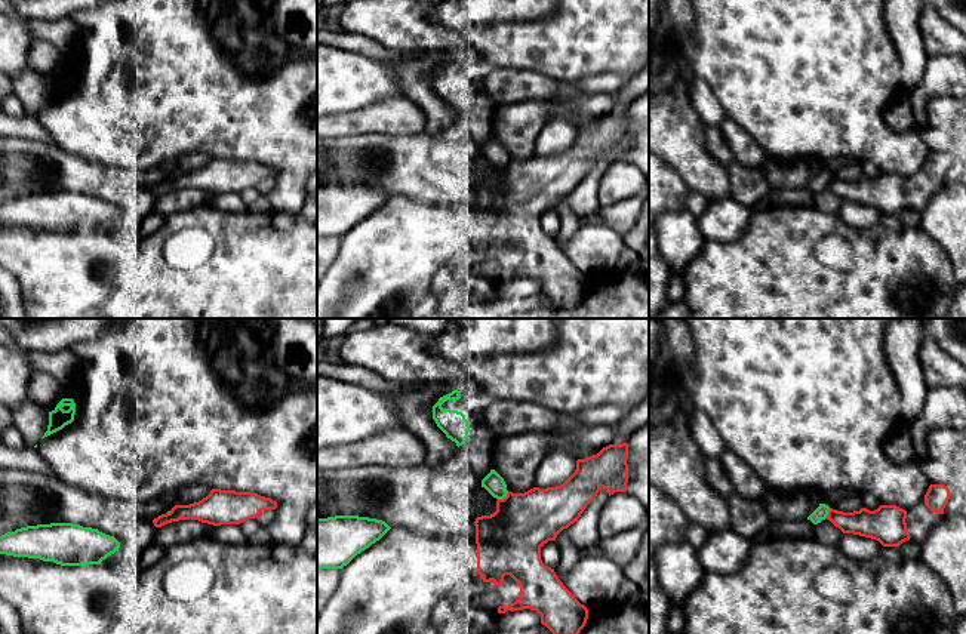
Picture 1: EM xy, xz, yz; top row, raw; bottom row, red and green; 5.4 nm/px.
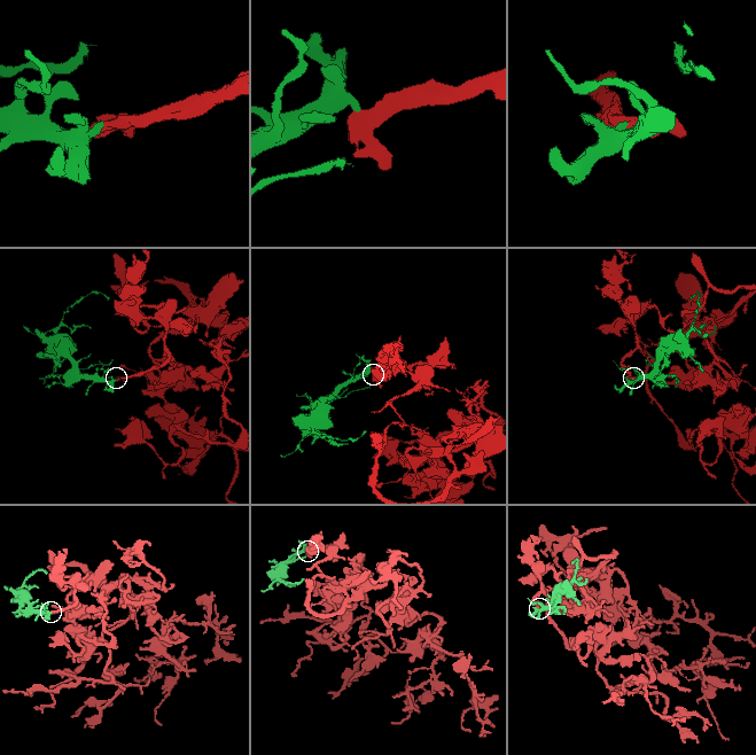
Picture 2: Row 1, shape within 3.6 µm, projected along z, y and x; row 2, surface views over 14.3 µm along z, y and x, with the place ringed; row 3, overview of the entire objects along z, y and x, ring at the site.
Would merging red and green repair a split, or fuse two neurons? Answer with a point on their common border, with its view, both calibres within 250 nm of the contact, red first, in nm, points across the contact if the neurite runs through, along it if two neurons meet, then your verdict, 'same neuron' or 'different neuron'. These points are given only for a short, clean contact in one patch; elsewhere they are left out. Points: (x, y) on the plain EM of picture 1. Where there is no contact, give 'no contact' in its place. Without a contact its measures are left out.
contact xz (504, 166); calibres 360 and 110 nm; border xz (508, 160), (498, 168); different neuron

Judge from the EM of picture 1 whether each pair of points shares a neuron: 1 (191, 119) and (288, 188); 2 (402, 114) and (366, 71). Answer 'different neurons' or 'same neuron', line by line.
1: same neuron
2: different neurons

